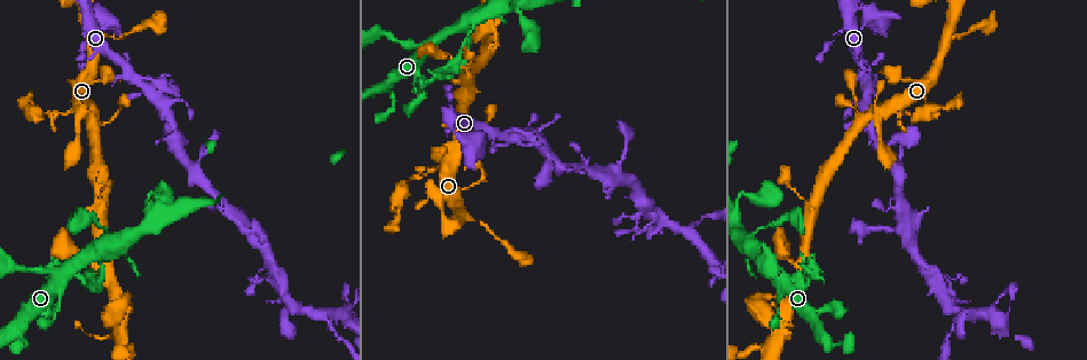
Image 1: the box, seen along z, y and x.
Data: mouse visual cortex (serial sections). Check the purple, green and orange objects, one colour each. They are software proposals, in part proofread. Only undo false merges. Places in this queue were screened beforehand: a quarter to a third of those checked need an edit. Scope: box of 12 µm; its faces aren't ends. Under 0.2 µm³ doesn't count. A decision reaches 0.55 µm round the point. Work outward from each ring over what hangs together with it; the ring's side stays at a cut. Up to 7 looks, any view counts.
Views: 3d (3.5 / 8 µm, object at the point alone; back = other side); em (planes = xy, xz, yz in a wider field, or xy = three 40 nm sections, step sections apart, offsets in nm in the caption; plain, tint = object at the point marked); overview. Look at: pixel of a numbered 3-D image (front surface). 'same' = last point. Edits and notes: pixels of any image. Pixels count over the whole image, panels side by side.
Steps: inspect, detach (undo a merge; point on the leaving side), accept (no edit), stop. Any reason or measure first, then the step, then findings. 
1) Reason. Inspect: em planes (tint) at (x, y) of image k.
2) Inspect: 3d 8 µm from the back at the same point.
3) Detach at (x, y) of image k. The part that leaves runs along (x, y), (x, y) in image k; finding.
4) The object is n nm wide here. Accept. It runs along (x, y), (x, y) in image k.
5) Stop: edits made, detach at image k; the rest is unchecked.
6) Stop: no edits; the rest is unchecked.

Thick turns thin. Inspect: 3d 3.5 µm at (907, 112) of image 1.

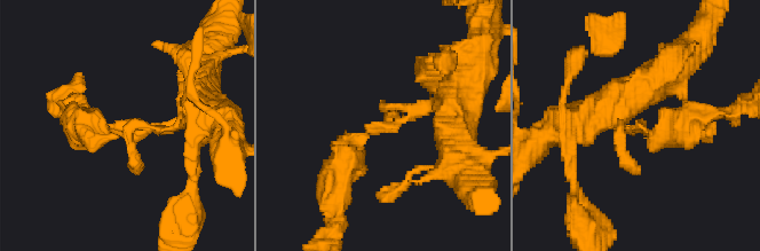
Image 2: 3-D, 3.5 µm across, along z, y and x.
Inspect: em planes (tint) at (146, 126) of image 2.

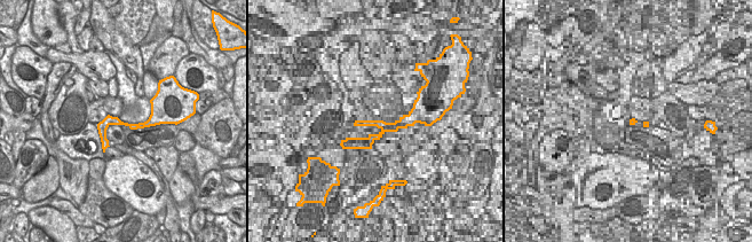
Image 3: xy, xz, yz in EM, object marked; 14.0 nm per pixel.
Detach at (110, 133) of image 2. The part that leaves runs along (404, 119), (348, 149), (341, 187) in image 2; two cells meet here.

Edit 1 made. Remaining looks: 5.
See it whole again. Inspect: overview.

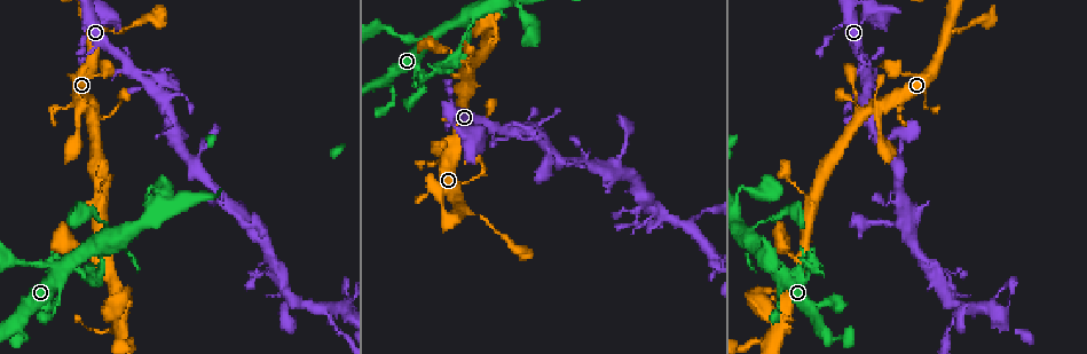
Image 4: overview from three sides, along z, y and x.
Two arms in line, one across. Inspect: 3d 8 µm at (756, 248) of image 4.

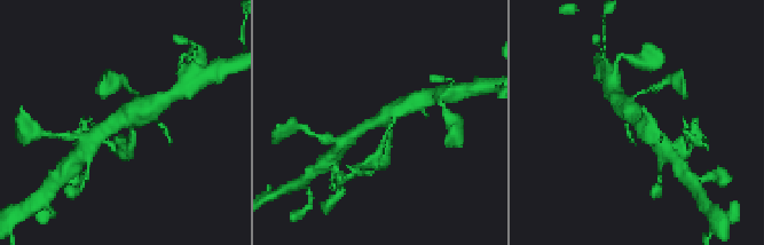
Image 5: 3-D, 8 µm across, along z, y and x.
Inspect: 3d 3.5 µm at (123, 121) of image 5.

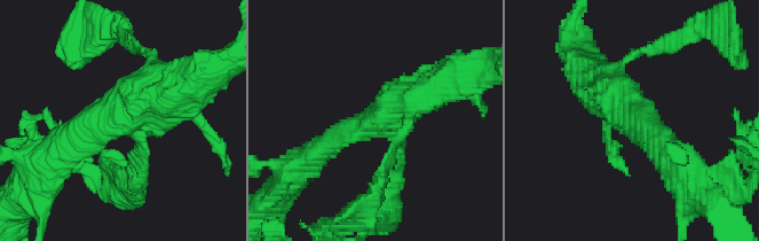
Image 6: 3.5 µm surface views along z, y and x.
Accept. It runs along (313, 156), (348, 130), (432, 88) in image 6; one cell here.

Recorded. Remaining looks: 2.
Two arms at a narrow angle. Inspect: 3d 3.5 µm at (123, 333) of image 4.

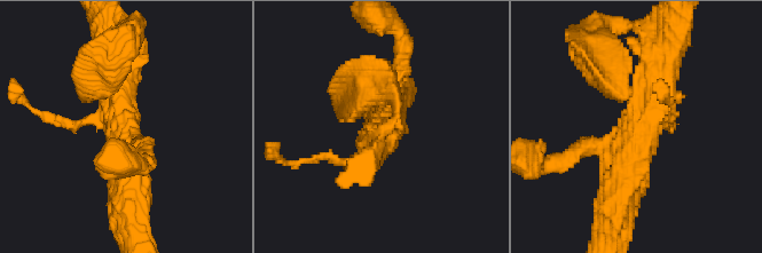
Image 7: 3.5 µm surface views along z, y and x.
Inspect: em xy step 3 (tint) at (641, 125) of image 7.

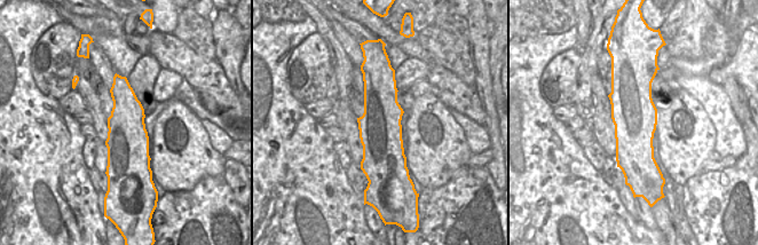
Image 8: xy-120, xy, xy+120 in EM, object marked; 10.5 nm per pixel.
Accept. It runs along (662, 53), (628, 143), (578, 147) in image 7; continuous, no second cell.

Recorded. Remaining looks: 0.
Stop: edits made, detach at image 2; the rest is unchecked.

